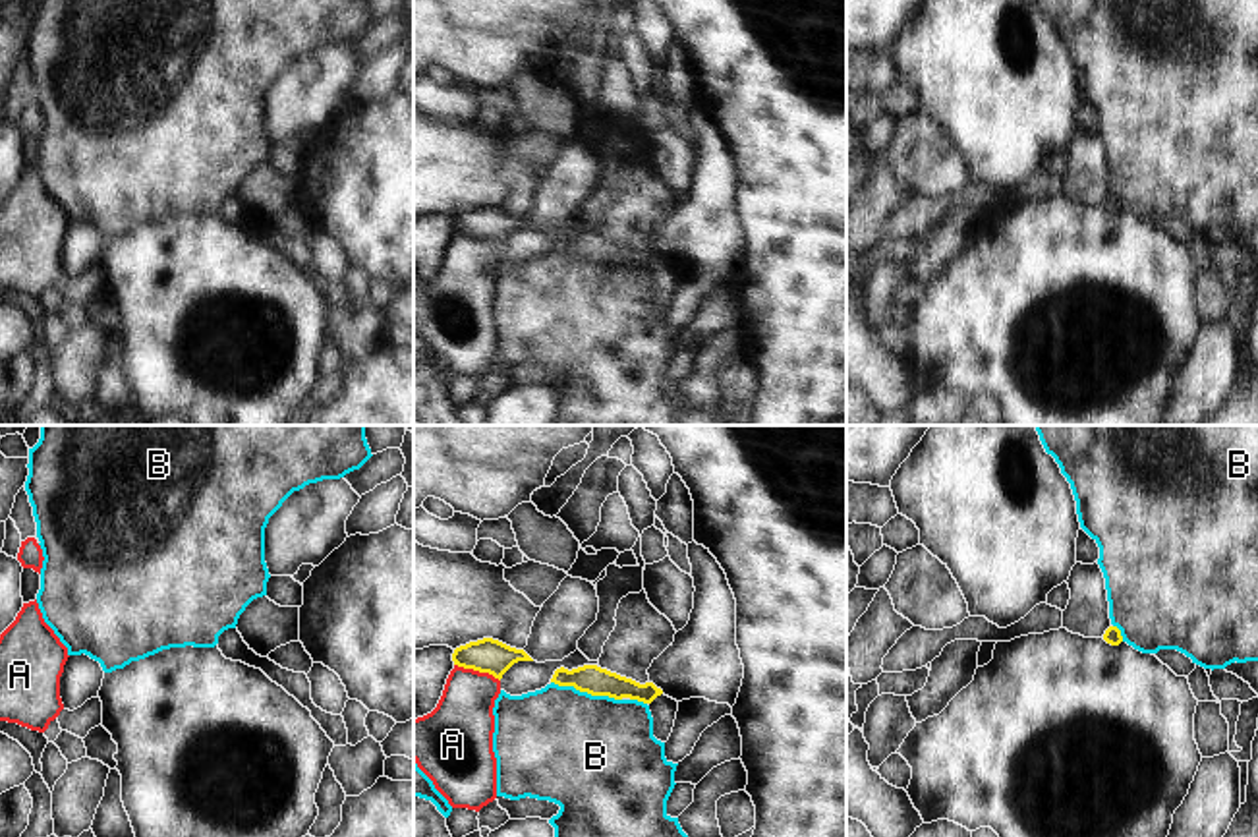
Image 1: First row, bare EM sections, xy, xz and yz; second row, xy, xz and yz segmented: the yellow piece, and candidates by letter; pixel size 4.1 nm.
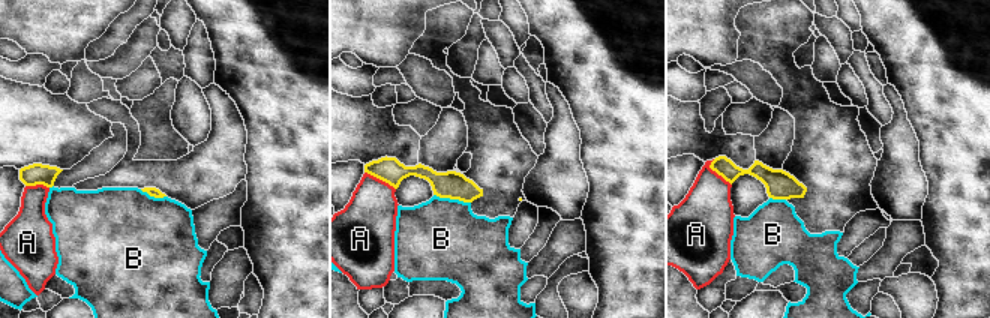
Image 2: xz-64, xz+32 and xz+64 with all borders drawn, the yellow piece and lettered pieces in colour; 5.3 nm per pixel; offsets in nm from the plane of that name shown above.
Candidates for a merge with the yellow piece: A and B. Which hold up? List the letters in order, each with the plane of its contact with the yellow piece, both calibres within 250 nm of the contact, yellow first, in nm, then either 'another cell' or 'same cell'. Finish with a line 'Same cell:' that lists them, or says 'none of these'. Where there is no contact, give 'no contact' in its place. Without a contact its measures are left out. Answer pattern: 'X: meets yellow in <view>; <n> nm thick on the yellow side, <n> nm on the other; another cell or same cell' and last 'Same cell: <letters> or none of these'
A: meets yellow in xz; 140 nm thick on the yellow side, 260 nm on the other; another cell
B: meets yellow in xz; 120 nm thick on the yellow side, 480 nm on the other; another cell
Same cell: none of these

